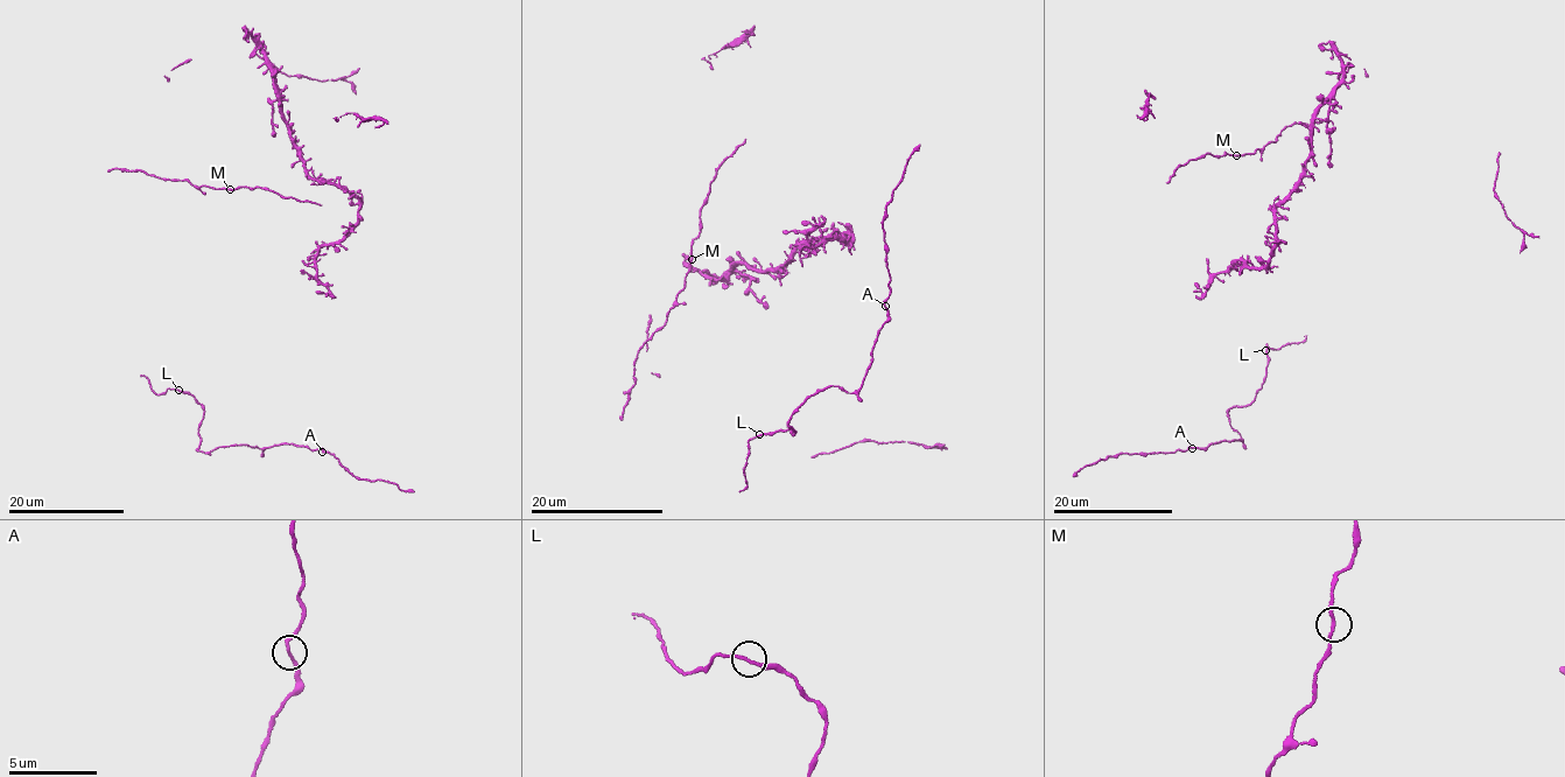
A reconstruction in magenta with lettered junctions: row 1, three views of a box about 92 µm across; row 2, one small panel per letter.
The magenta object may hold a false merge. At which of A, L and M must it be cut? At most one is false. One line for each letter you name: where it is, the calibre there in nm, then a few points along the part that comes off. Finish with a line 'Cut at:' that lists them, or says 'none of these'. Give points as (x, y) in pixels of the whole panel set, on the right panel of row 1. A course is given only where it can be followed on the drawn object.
Cut at: none of these

